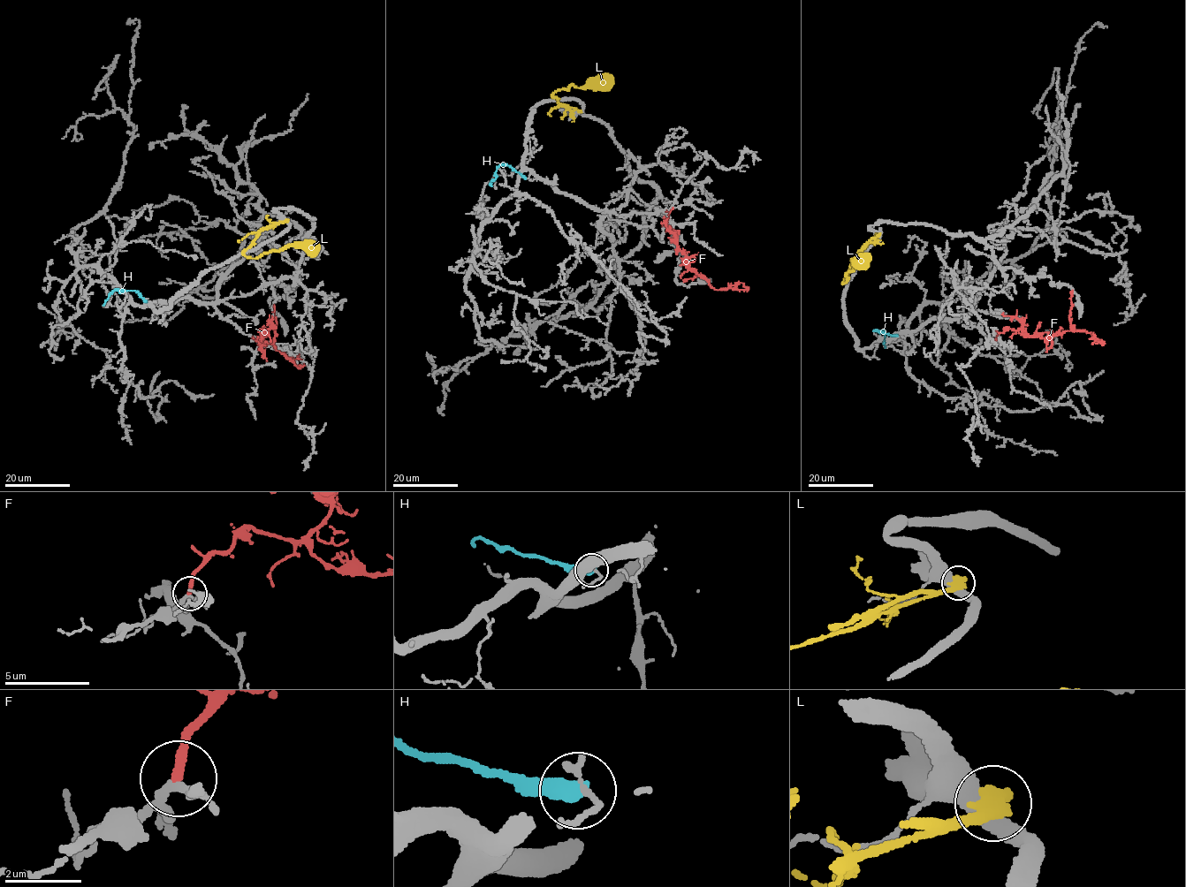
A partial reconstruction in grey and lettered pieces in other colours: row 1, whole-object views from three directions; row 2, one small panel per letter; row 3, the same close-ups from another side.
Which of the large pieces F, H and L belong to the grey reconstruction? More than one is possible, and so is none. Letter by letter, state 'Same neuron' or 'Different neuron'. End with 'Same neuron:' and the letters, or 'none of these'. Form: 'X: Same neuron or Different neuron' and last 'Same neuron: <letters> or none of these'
F: Different neuron
H: Different neuron
L: Different neuron
Same neuron: none of these

